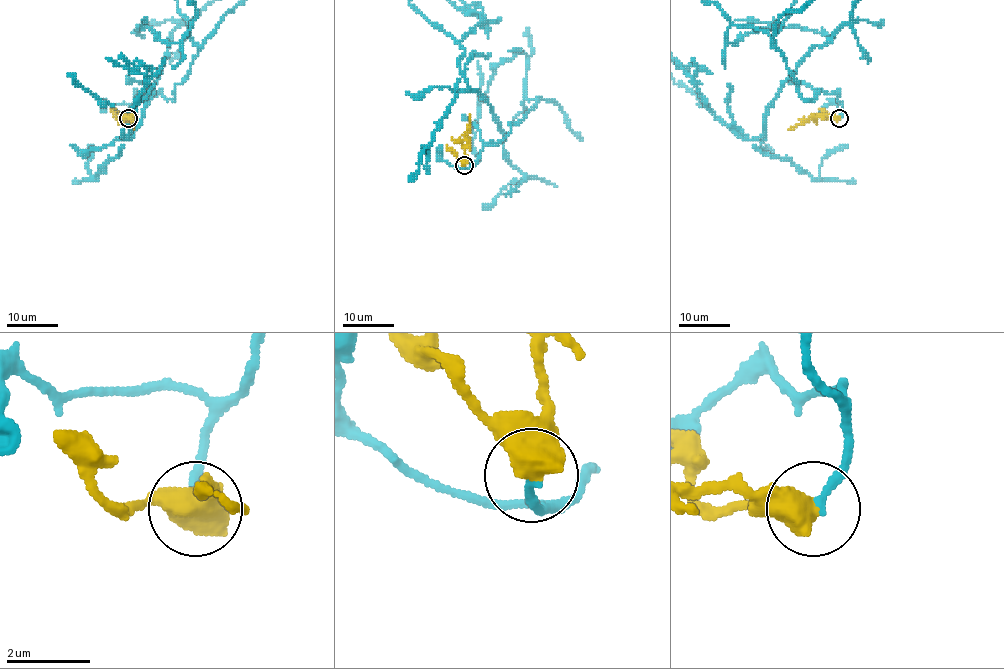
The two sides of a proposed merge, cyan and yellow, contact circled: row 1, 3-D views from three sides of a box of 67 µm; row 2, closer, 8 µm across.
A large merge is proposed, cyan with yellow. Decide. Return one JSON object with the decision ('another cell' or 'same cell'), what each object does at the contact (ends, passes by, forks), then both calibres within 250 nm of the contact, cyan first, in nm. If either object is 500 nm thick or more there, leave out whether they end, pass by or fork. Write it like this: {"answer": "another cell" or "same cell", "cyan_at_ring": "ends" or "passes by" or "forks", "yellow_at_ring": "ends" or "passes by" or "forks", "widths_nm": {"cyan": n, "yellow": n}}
{"answer": "another cell", "widths_nm": {"cyan": 220, "yellow": 800}}

